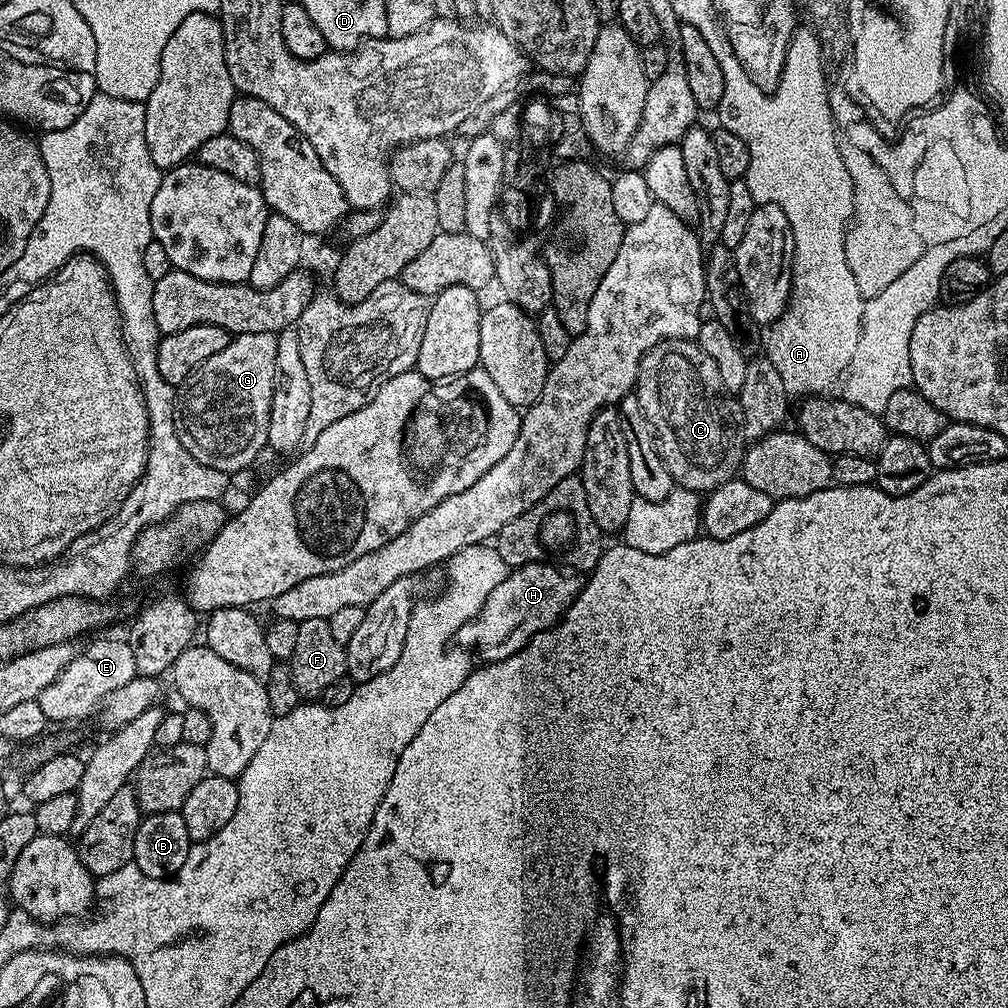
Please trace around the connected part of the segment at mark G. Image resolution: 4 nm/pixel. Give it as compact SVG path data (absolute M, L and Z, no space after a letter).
M270 332L262 334L233 335L226 350L218 350L214 358L202 362L184 383L179 385L176 394L176 429L178 438L202 466L222 470L229 474L248 468L256 460L260 451L268 448L268 431L270 430L270 406L276 389L276 355L278 342Z

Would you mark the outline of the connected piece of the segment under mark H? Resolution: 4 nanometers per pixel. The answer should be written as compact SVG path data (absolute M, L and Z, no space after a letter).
M542 563L513 567L505 580L494 586L480 613L456 631L455 643L461 649L471 650L477 657L480 655L481 661L491 662L510 658L510 654L525 648L539 632L553 628L578 598L582 580L579 575L571 576L552 564Z

